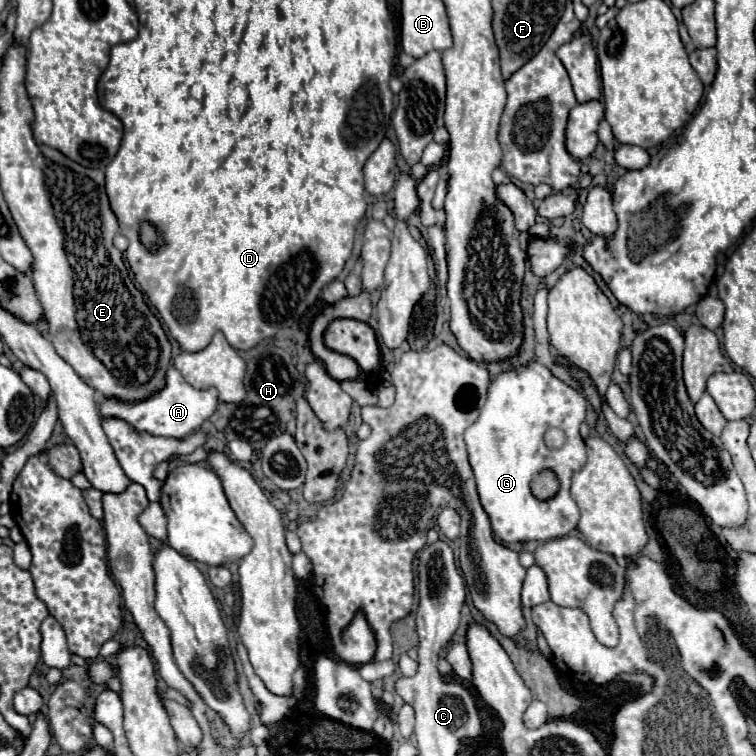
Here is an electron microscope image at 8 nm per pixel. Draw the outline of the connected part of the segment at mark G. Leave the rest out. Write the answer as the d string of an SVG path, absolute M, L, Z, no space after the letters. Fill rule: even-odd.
M529 360L527 364L523 364L517 370L503 370L489 384L487 402L481 408L477 422L465 430L465 442L467 442L467 450L469 450L469 462L475 472L481 504L483 504L485 512L489 514L493 534L497 538L501 538L505 544L527 542L527 540L545 542L551 538L565 536L577 526L579 508L577 508L575 500L569 496L569 486L571 486L573 470L579 470L585 464L585 442L579 436L579 426L585 420L585 410L587 410L585 396L577 388L559 380L547 366L543 366L537 360ZM549 428L561 428L565 432L567 440L561 448L545 446L543 436ZM543 470L555 472L555 476L559 480L559 490L549 500L539 500L529 490L533 476L537 476Z

